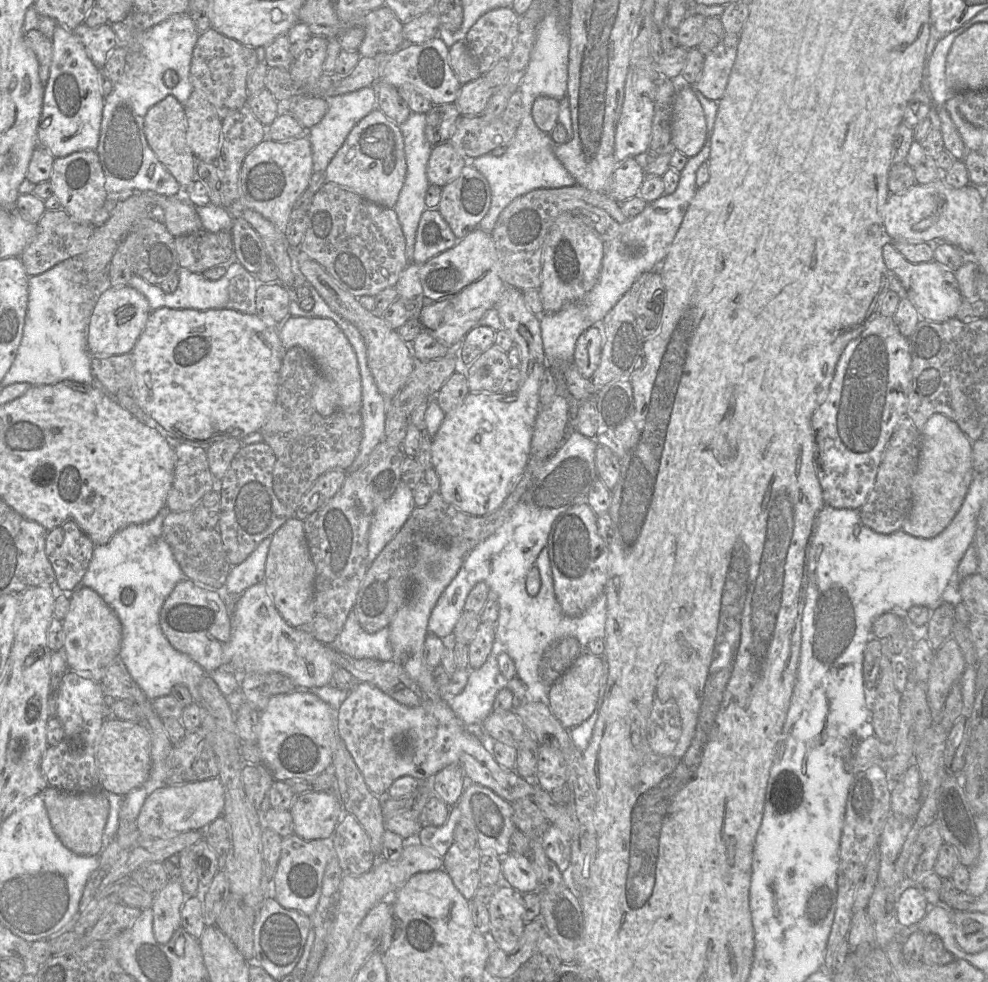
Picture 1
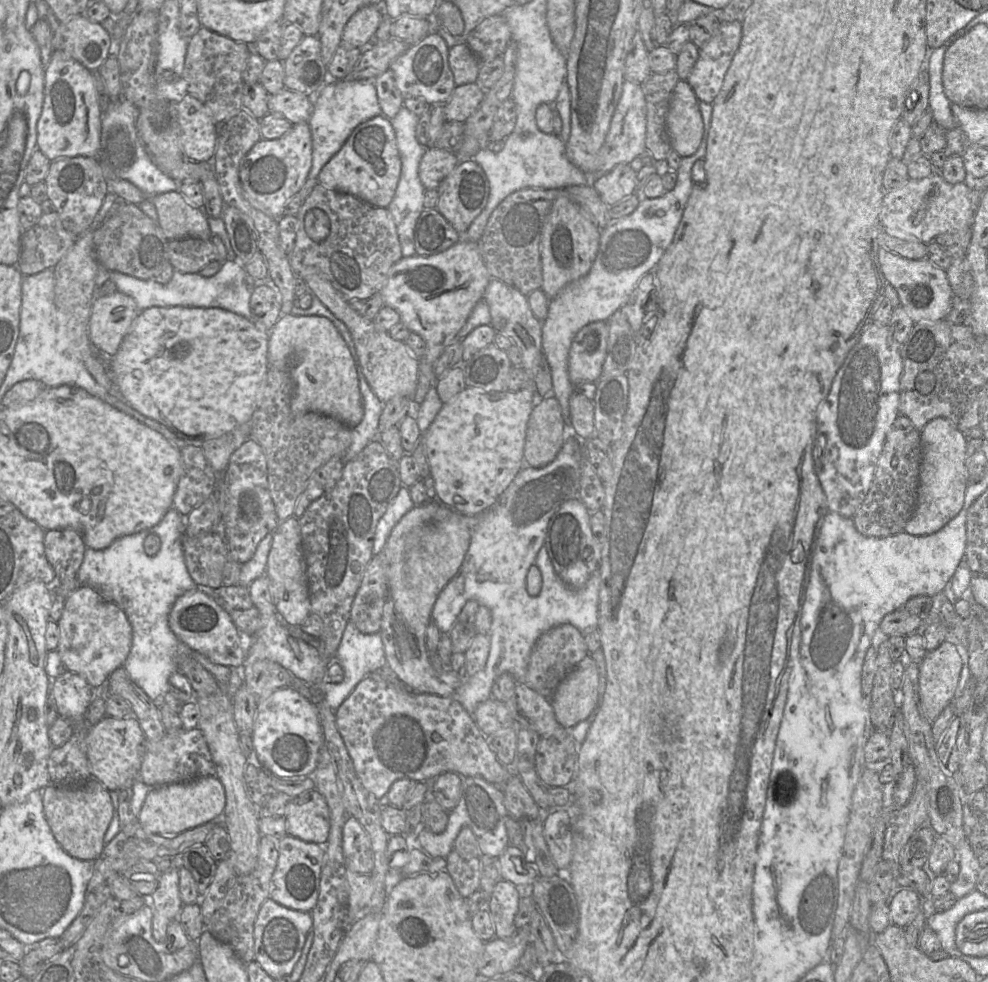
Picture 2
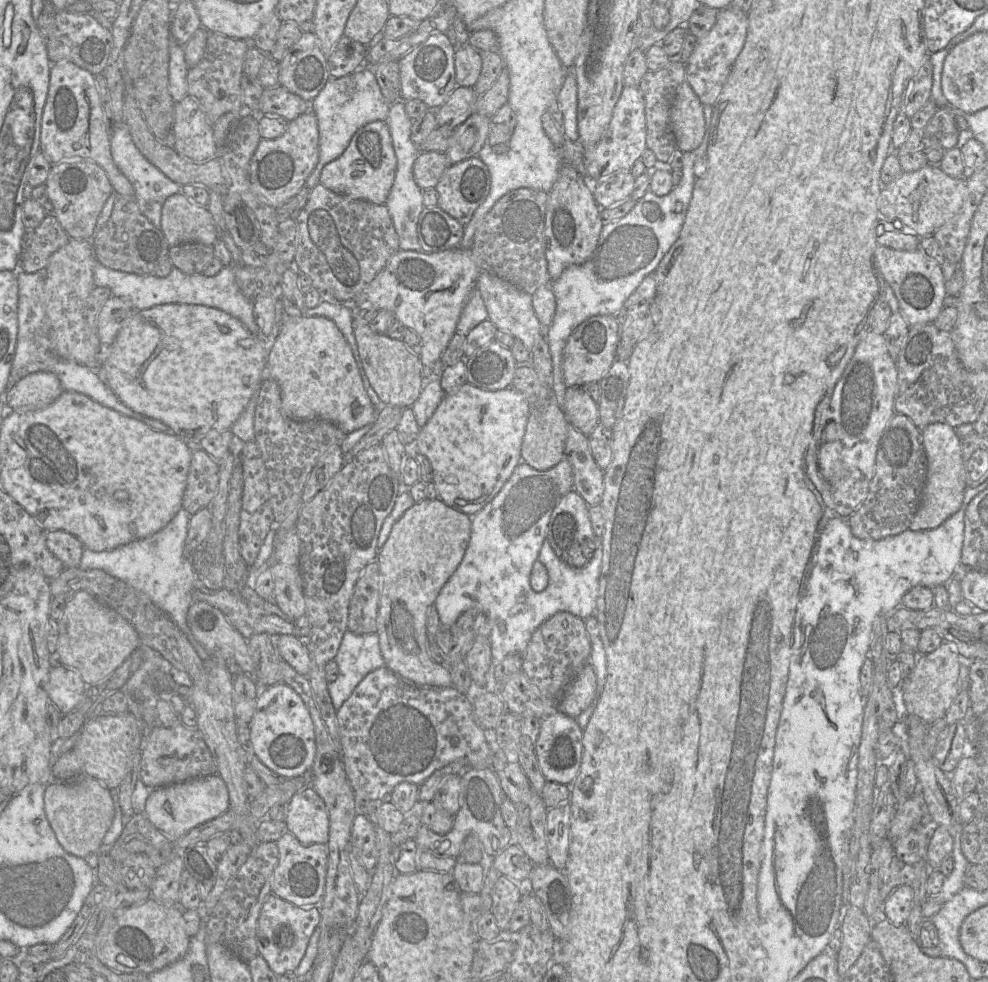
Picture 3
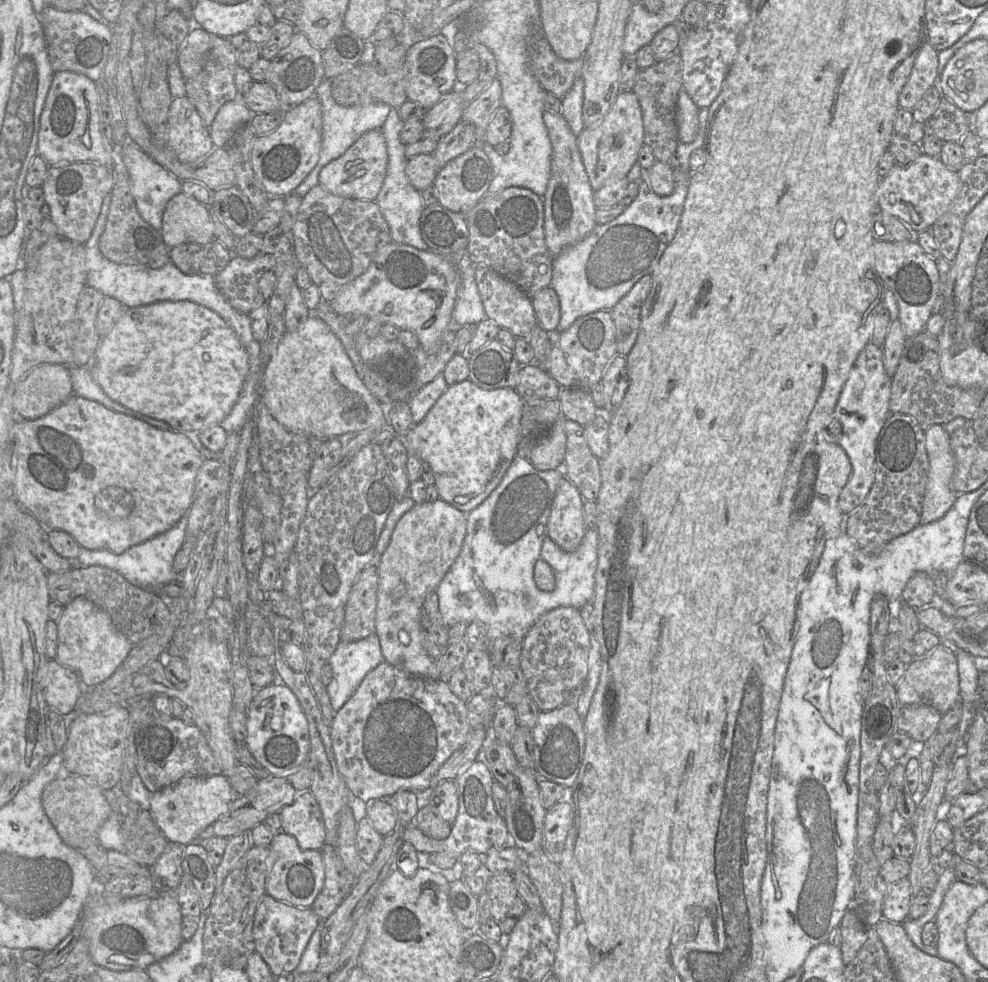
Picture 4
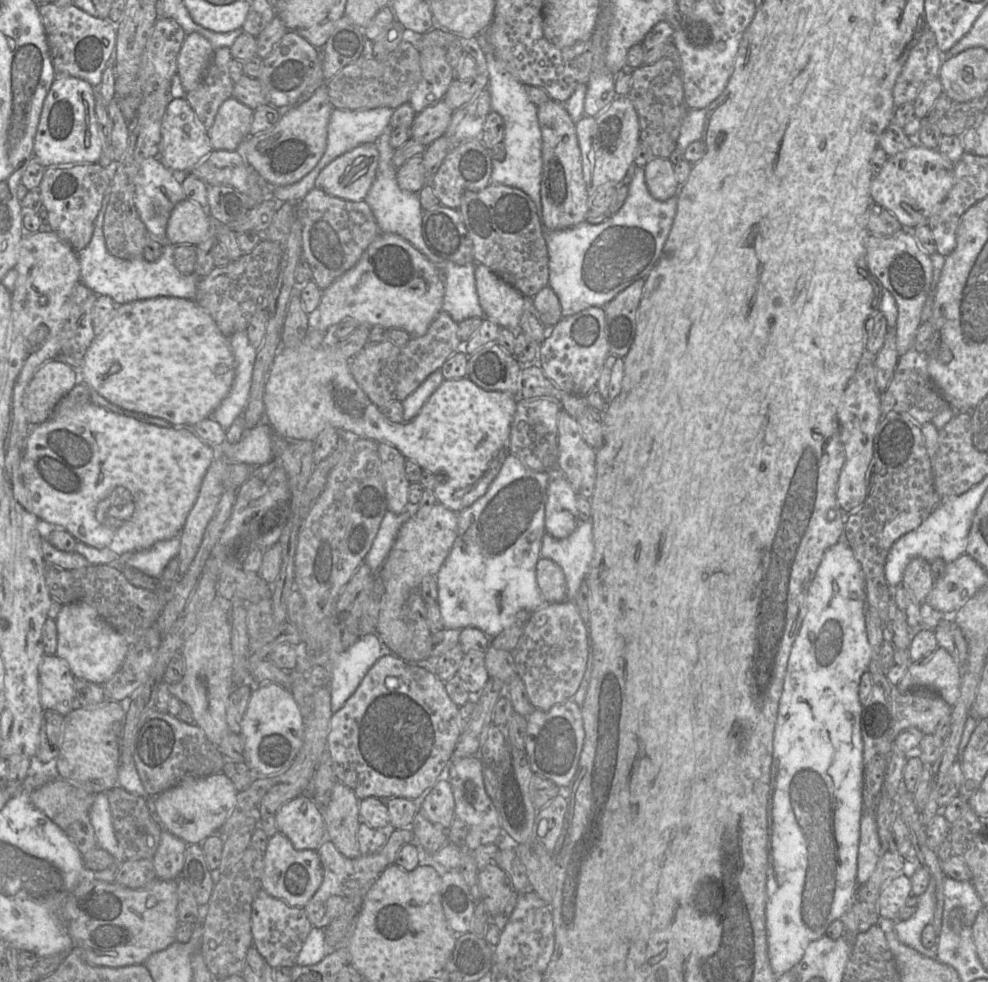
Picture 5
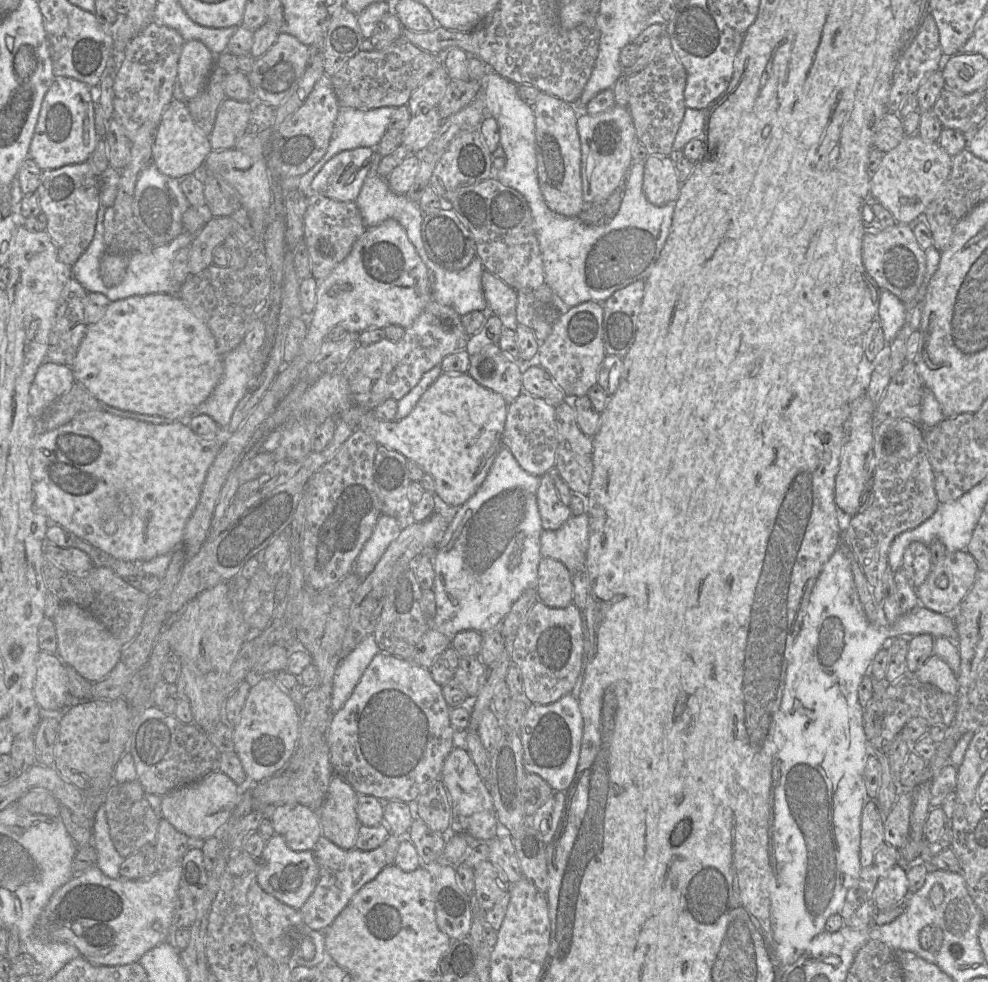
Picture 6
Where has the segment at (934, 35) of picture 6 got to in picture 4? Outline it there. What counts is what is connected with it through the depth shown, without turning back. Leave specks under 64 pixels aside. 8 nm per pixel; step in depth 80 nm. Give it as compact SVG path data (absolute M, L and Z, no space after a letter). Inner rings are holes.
M926 41L915 59L912 72L904 85L899 106L913 110L924 94L935 85L937 79L938 52Z

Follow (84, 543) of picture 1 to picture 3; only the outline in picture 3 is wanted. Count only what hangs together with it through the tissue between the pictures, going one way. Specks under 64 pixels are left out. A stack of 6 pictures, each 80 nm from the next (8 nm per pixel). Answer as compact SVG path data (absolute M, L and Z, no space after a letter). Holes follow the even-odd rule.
M63 530L47 531L46 544L65 568L79 567L84 546L77 537Z

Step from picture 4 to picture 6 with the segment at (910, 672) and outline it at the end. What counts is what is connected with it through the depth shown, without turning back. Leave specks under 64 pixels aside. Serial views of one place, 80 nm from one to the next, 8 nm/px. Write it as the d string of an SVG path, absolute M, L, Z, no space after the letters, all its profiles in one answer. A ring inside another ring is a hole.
M932 655L913 675L921 682L929 683L944 693L956 696L958 676L937 655Z

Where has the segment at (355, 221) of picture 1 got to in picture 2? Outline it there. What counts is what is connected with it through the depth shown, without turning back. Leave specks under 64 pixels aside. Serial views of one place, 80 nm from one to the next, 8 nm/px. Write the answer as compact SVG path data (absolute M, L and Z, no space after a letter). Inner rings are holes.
M318 183L296 215L299 229L289 256L295 275L323 274L347 301L369 299L383 288L390 268L403 256L392 215L387 208L372 206L350 194L337 192Z

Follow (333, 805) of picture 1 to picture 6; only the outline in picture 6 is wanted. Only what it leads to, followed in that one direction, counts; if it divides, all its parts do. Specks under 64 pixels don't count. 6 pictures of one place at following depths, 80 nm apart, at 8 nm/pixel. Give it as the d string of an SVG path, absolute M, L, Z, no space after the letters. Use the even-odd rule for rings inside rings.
M286 803L279 805L270 811L270 815L264 816L270 817L275 834L281 835L287 846L294 851L313 851L319 837L322 835L318 811L312 810L309 807L299 803Z

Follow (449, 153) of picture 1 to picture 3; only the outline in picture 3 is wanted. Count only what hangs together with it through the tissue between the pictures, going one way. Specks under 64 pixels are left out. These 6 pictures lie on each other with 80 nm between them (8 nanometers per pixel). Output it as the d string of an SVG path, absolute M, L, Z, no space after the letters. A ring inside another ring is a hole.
M420 152L413 165L414 180L422 190L435 188L450 165L444 153Z

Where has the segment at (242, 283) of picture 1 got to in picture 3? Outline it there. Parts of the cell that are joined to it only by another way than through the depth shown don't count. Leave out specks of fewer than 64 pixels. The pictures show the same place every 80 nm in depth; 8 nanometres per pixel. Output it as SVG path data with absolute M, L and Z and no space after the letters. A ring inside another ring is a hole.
M94 258L93 283L95 287L110 289L113 296L130 303L134 311L142 311L162 304L191 304L217 308L238 319L254 336L262 336L254 320L252 302L239 290L234 266L224 266L216 275L206 277L202 273L187 275L173 267L167 277L137 275L109 269Z

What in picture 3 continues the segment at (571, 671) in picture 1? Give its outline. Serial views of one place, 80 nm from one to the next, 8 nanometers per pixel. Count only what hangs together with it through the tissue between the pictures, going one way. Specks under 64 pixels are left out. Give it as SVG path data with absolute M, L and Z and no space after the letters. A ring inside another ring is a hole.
M587 663L566 688L558 704L558 711L577 718L595 699L597 677L593 667Z

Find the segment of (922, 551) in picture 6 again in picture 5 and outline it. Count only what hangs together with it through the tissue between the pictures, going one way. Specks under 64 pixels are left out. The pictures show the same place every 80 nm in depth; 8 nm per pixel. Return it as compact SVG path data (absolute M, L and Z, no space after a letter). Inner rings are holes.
M916 557L906 566L901 584L917 603L924 604L931 591L934 580L931 575L931 564L927 560Z

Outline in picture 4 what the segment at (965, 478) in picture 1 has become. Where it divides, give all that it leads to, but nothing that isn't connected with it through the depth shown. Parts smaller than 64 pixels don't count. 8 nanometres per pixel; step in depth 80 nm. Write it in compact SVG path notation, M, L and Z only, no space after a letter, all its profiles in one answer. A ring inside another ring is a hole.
M933 424L924 432L928 480L919 524L927 524L942 518L957 498L951 487L955 458L950 446L950 435L940 424Z

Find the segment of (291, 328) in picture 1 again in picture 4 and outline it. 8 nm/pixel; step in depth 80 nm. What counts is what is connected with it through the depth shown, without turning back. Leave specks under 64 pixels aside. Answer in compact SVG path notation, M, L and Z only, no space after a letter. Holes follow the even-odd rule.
M310 313L309 317L293 332L285 332L274 354L264 366L262 401L270 414L287 430L296 434L311 435L327 440L350 432L387 430L386 407L368 391L342 343L329 326Z

